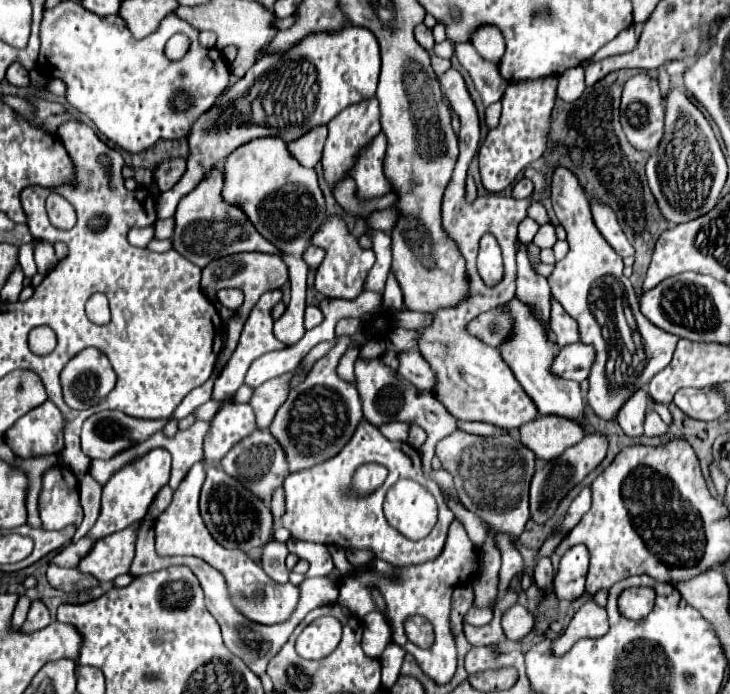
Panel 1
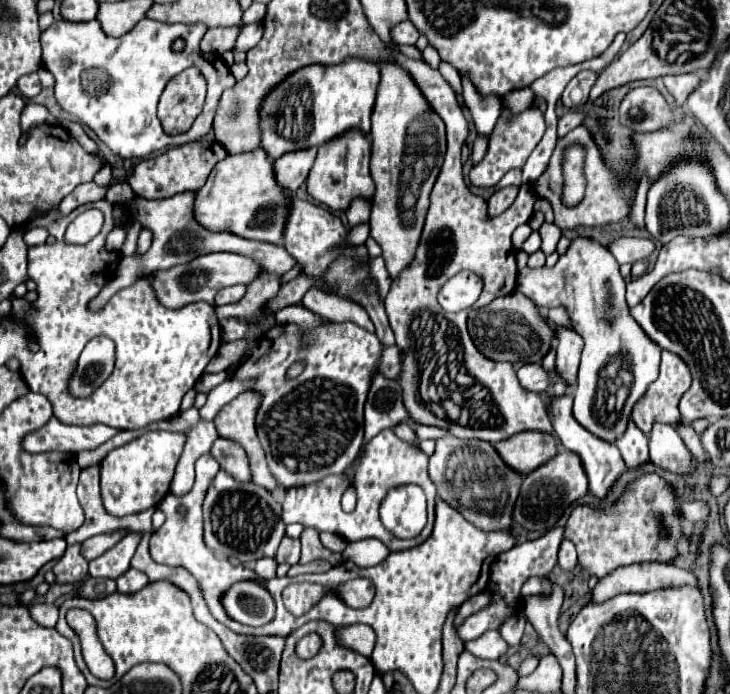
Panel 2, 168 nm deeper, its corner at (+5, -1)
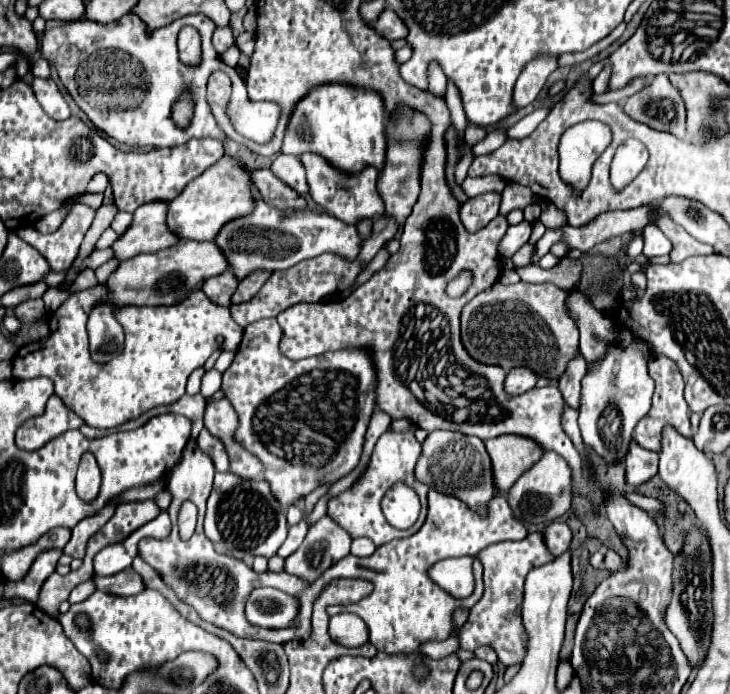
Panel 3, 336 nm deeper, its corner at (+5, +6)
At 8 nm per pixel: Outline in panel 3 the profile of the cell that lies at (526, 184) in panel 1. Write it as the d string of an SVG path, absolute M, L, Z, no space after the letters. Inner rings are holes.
M484 193L472 197L460 207L460 221L466 231L476 233L498 215L498 207L500 207L498 193Z

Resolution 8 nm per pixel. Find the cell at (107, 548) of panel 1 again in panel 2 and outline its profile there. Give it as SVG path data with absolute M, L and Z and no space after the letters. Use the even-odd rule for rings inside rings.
M136 534L124 536L116 546L106 550L102 556L90 562L90 576L92 578L118 578L130 568L130 558L138 546L140 538Z

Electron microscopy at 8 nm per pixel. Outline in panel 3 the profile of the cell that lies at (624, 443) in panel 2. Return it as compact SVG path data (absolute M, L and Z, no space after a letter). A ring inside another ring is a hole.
M632 441L626 459L626 483L630 487L640 487L648 483L658 473L658 453L644 451Z

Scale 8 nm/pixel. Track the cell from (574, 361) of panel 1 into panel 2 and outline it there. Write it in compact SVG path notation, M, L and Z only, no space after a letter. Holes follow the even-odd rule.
M524 364L518 370L518 380L526 390L540 394L560 380L560 372L556 368L548 372L542 364Z

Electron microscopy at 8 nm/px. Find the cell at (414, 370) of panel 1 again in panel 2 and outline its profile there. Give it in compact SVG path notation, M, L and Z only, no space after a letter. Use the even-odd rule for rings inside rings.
M326 320L306 332L300 326L284 324L274 326L256 338L256 350L238 366L236 378L256 378L254 390L264 394L264 402L256 416L256 430L266 452L268 468L284 488L318 482L328 474L340 474L354 462L364 440L362 410L368 394L368 378L374 368L380 368L386 378L398 378L402 374L402 354L396 346L384 348L376 334L366 332L352 322L336 324ZM296 360L304 360L306 368L298 378L286 380L286 370Z

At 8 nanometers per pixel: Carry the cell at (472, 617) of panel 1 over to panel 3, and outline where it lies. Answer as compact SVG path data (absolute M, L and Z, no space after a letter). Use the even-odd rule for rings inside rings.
M530 533L522 541L500 541L488 545L480 551L480 563L484 567L484 595L470 609L466 623L458 631L460 647L468 651L476 651L482 645L488 645L496 651L498 661L502 665L518 665L526 655L526 629L522 625L522 595L524 595L524 579L530 569L540 567L552 561L552 553L544 547L544 539L540 533Z

